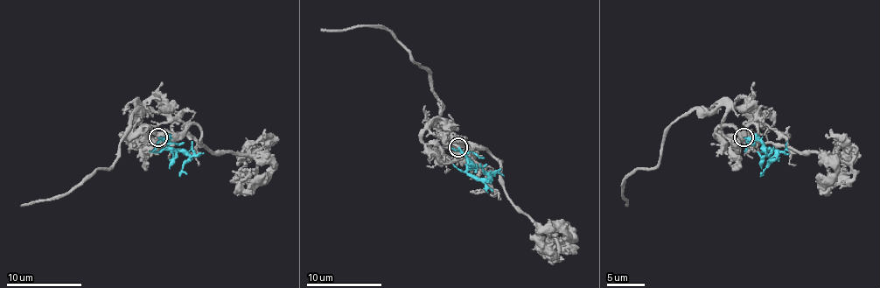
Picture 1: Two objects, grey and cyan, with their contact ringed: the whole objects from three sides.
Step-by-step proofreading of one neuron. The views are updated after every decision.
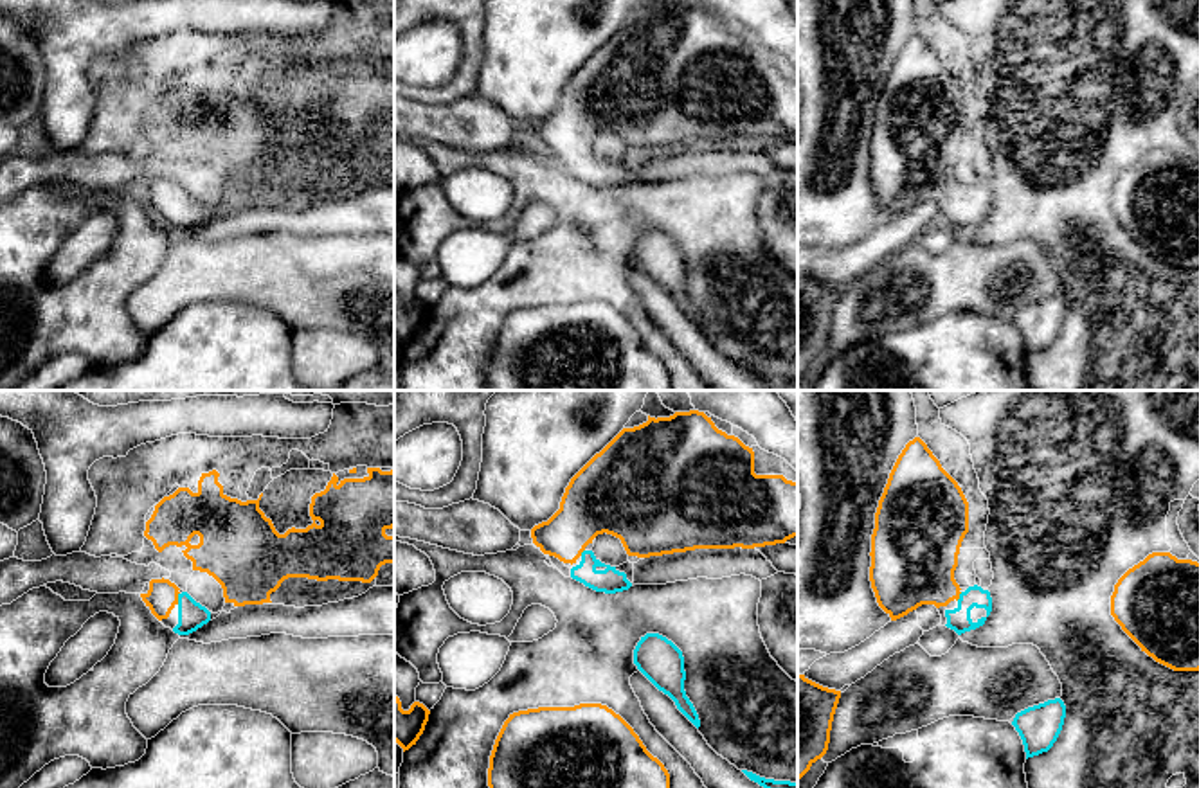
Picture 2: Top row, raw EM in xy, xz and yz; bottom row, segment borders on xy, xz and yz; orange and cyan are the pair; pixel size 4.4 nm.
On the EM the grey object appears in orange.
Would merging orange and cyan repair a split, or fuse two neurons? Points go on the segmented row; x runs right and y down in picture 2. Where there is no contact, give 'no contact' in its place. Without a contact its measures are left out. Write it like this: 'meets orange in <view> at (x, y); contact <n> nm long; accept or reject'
meets orange in xy at (177, 598); contact 60 nm long; accept

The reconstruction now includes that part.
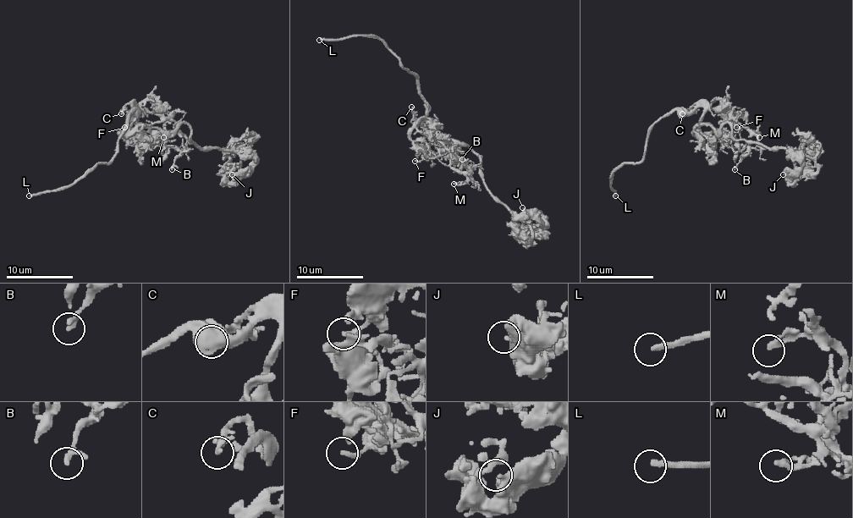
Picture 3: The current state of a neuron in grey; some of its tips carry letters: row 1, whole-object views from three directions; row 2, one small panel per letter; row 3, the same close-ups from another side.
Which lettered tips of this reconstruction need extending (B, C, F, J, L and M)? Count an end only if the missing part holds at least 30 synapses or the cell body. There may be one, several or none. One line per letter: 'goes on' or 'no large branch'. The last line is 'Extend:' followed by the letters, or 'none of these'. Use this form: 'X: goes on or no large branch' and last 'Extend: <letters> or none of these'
B: no large branch
C: no large branch
F: no large branch
J: no large branch
L: goes on
M: no large branch
Extend: L

